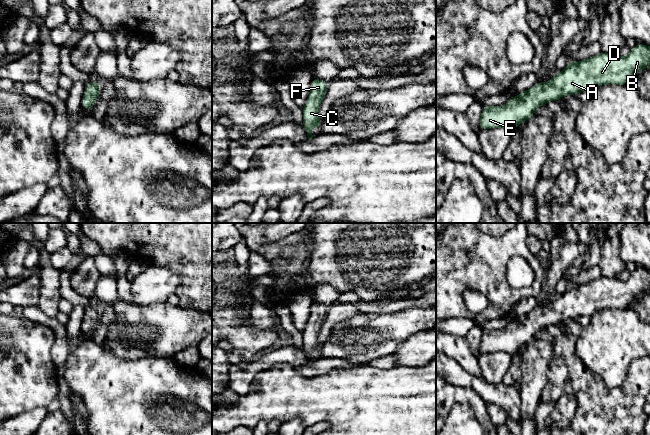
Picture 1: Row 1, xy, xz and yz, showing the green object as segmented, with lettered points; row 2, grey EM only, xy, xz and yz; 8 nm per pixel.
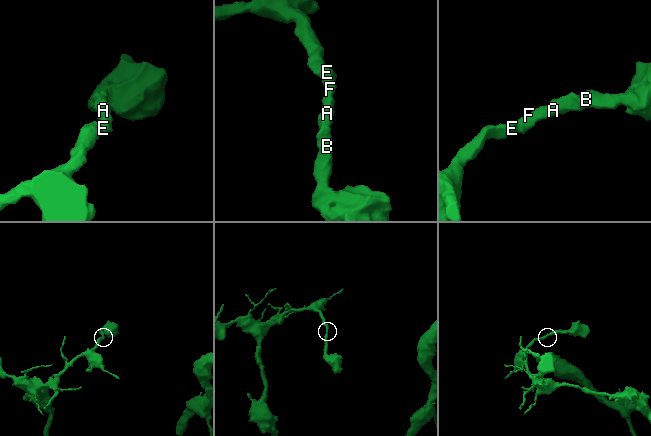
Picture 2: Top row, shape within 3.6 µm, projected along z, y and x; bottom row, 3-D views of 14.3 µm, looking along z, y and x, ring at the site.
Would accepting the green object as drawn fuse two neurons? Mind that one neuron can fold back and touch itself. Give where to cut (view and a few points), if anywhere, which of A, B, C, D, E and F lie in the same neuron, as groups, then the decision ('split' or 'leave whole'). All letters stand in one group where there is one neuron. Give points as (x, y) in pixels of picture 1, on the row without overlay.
cut none; groups A B C D E F; leave whole

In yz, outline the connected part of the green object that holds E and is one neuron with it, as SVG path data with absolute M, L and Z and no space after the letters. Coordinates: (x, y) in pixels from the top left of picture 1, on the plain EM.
M637 267L627 281L616 277L601 276L579 286L571 285L566 292L554 299L546 307L537 306L534 311L521 316L517 321L510 321L502 330L483 330L479 352L506 352L511 356L525 344L534 339L535 334L549 325L557 325L566 319L576 319L579 316L592 316L596 311L605 308L625 309L643 292L650 292L650 270Z

